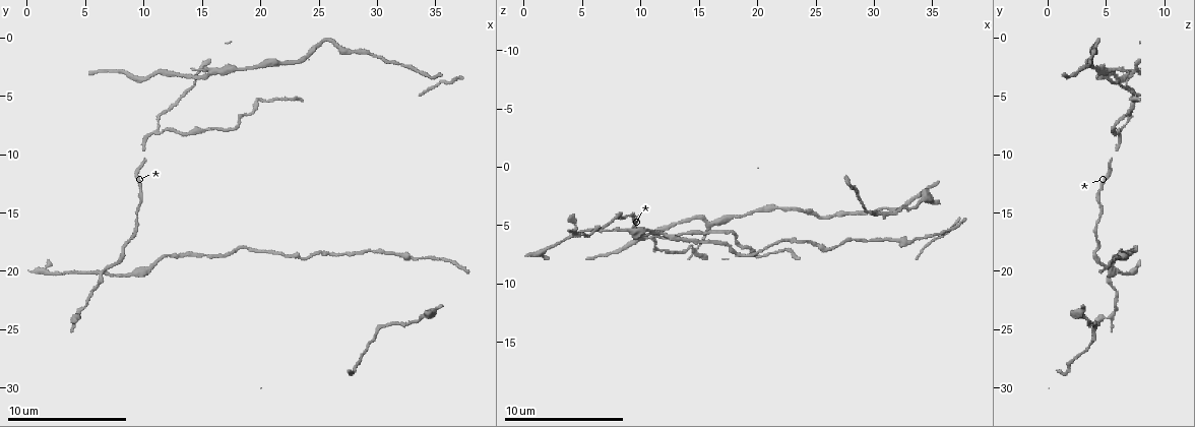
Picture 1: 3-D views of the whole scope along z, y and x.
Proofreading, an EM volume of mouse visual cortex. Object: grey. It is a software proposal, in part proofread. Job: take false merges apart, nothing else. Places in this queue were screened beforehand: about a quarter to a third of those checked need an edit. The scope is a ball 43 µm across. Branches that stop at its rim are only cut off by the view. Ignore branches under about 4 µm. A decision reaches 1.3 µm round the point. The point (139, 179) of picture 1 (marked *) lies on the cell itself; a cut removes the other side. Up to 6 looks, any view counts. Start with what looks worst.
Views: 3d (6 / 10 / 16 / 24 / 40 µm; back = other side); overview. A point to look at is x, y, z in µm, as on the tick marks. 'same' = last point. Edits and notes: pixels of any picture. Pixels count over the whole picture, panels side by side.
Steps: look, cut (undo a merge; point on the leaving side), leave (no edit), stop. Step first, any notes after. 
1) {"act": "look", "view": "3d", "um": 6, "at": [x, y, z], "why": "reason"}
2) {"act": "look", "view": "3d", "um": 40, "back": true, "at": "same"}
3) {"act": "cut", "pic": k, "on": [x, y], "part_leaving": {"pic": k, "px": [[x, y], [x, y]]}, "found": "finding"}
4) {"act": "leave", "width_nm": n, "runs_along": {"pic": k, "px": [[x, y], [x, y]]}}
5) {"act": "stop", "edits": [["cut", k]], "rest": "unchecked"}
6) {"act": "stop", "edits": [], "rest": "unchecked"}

{"act": "look", "view": "3d", "um": 16, "at": [6.2, 20.2, 5.2], "why": "looks like a crossing"}

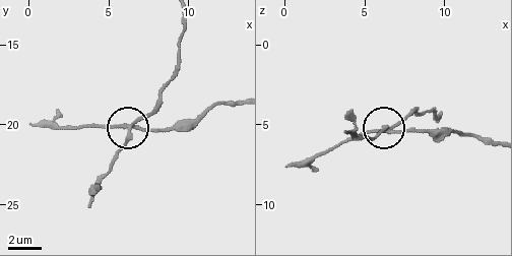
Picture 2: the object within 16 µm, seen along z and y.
{"act": "cut", "pic": 2, "on": [154, 129], "arms": 4, "part_leaving": {"pic": 2, "px": [[130, 126], [186, 130], [214, 107], [239, 103]]}, "found": "two cells meet here"}

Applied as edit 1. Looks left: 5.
{"act": "look", "view": "overview"}

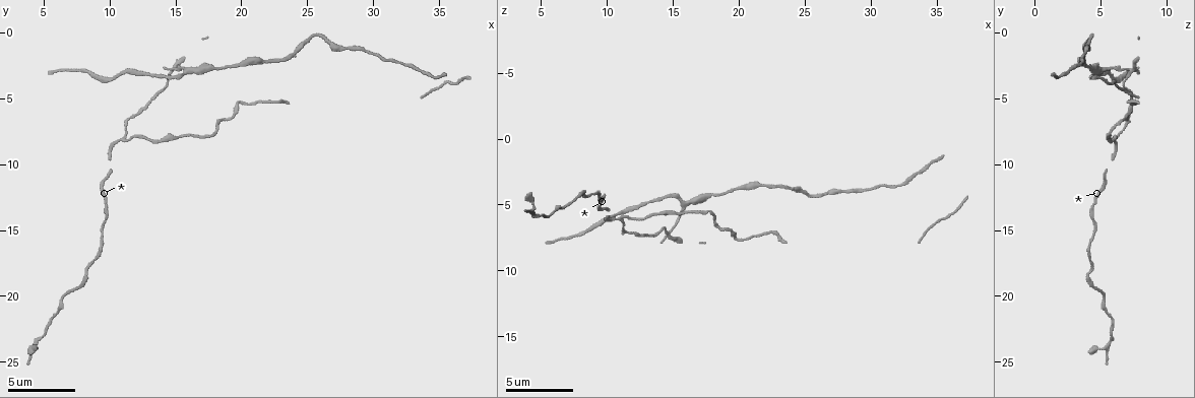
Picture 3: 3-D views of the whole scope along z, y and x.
{"act": "look", "view": "3d", "um": 10, "at": [11.2, 7.8, 6.2], "why": "three-way junction"}

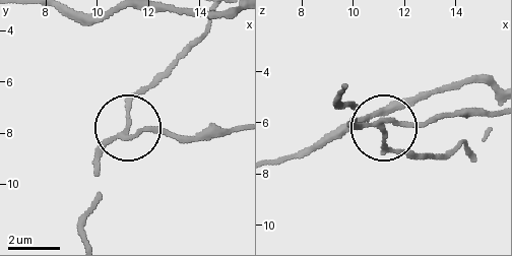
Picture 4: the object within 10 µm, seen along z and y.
{"act": "look", "view": "3d", "um": 6, "at": [11.2, 7.7, 6.3], "why": "zoom in"}

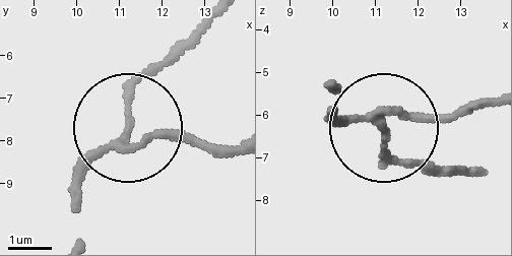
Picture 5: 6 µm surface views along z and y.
{"act": "cut", "pic": 5, "on": [182, 140], "side_arm_um": 15, "arms": 3, "found": "a second cell is stuck on"}

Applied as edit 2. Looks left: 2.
{"act": "stop", "edits": [["cut", 2], ["cut", 5]], "rest": "unchecked"}

